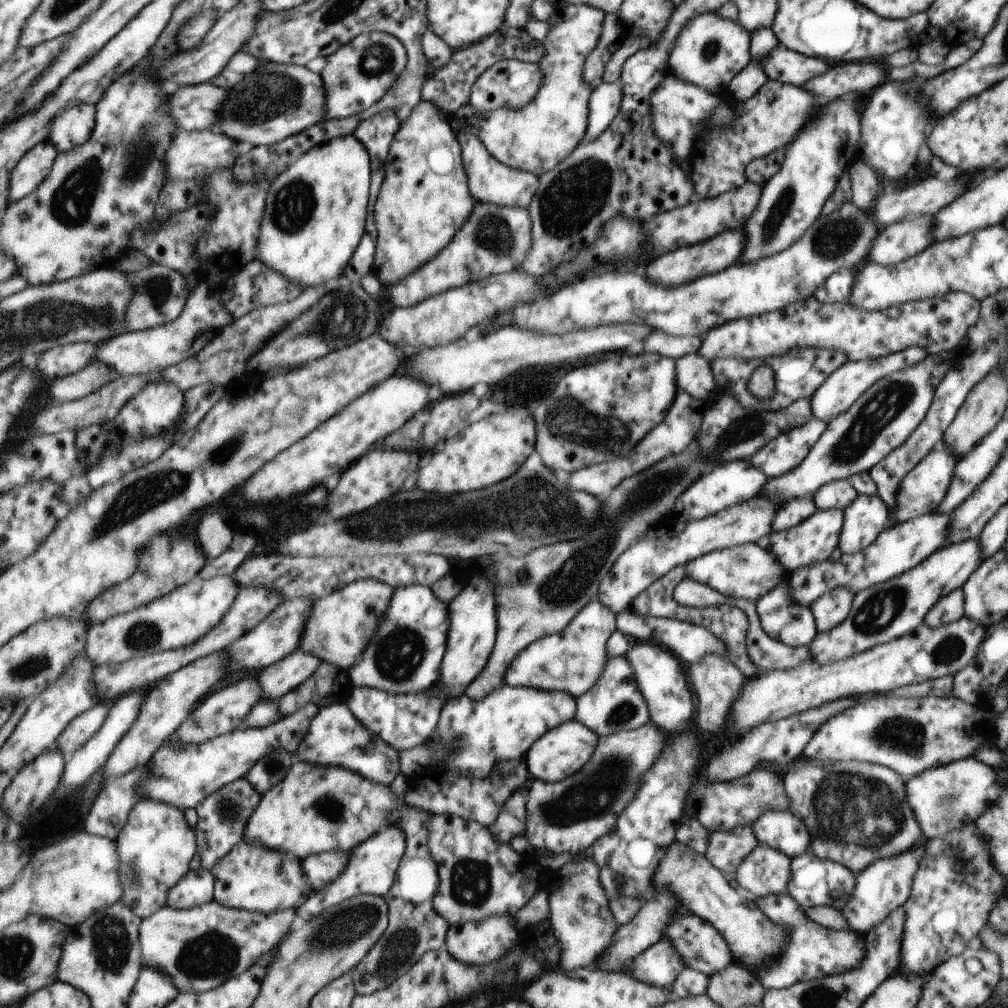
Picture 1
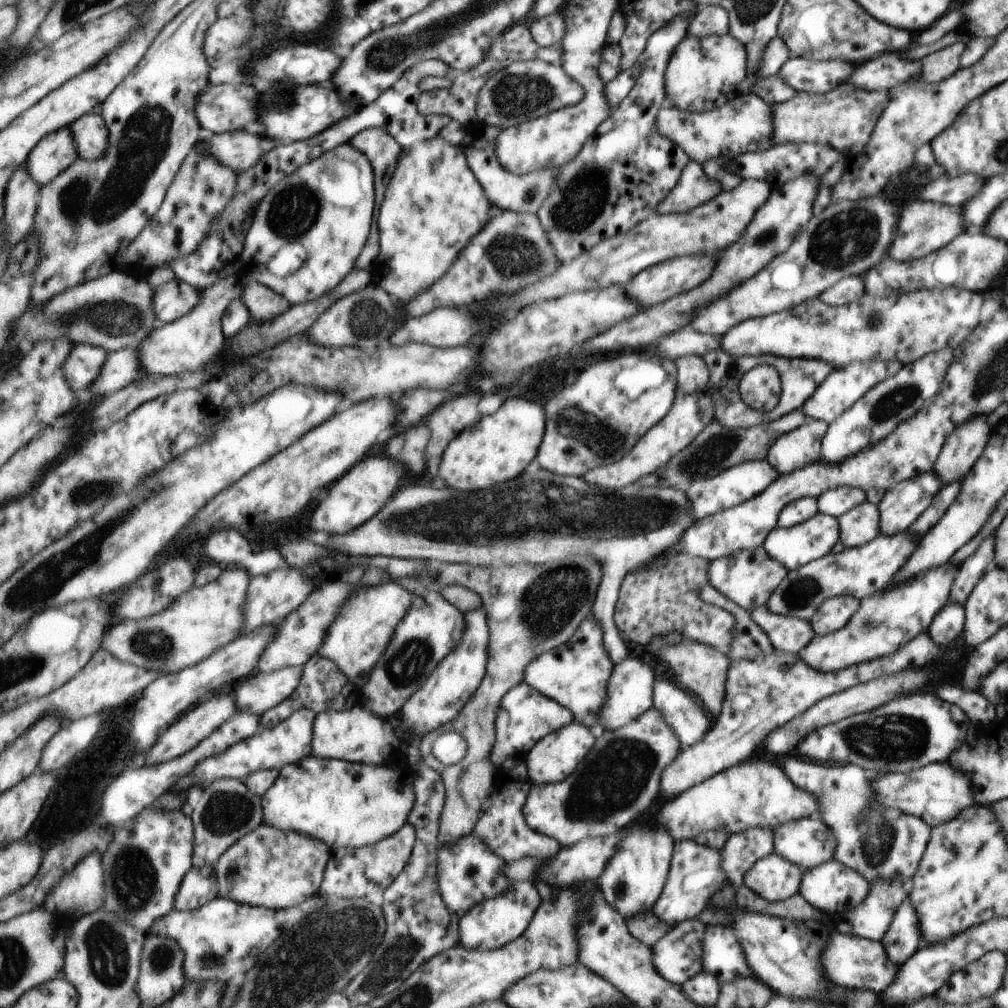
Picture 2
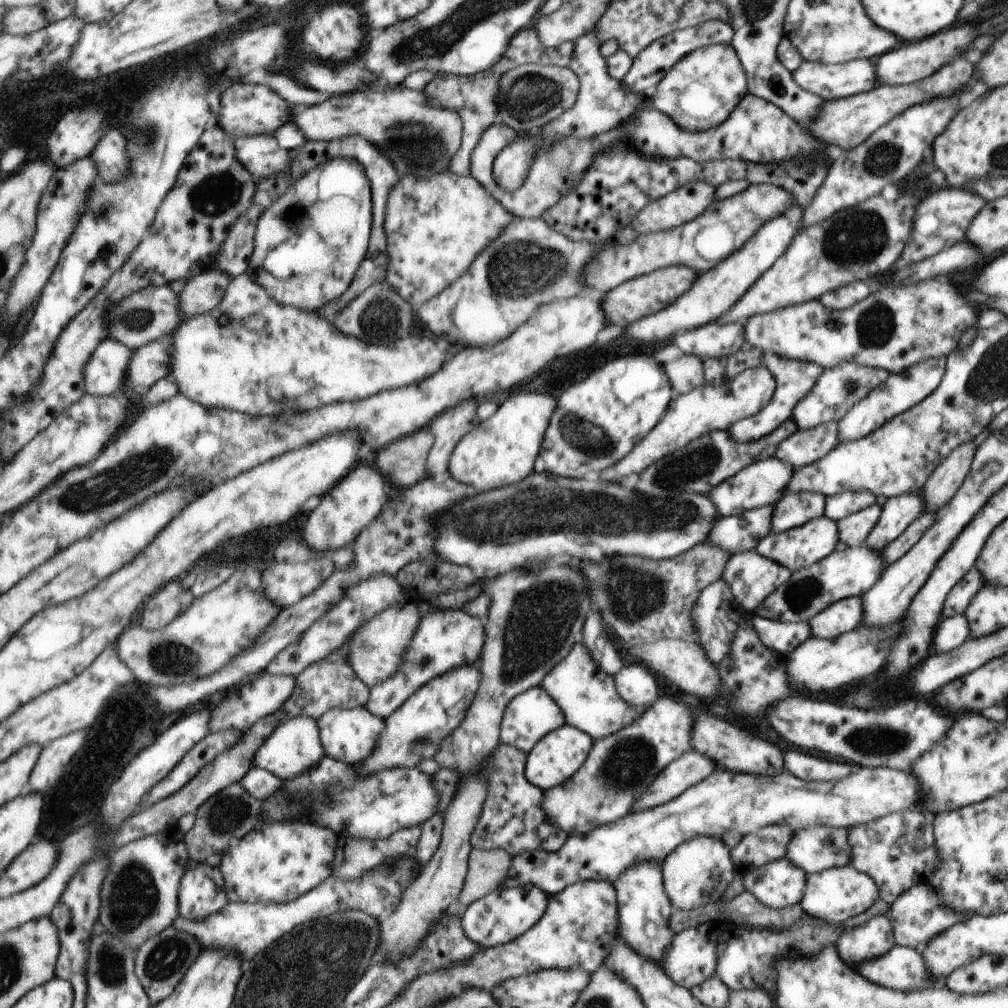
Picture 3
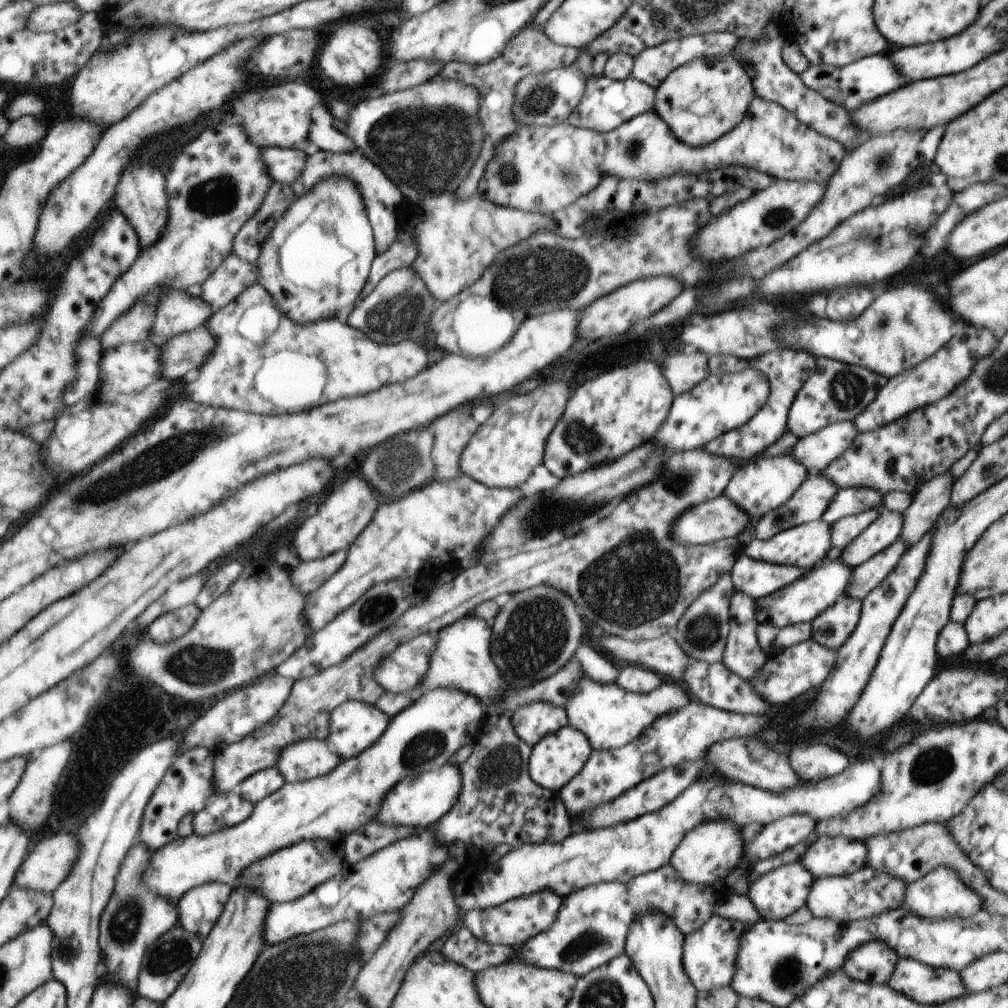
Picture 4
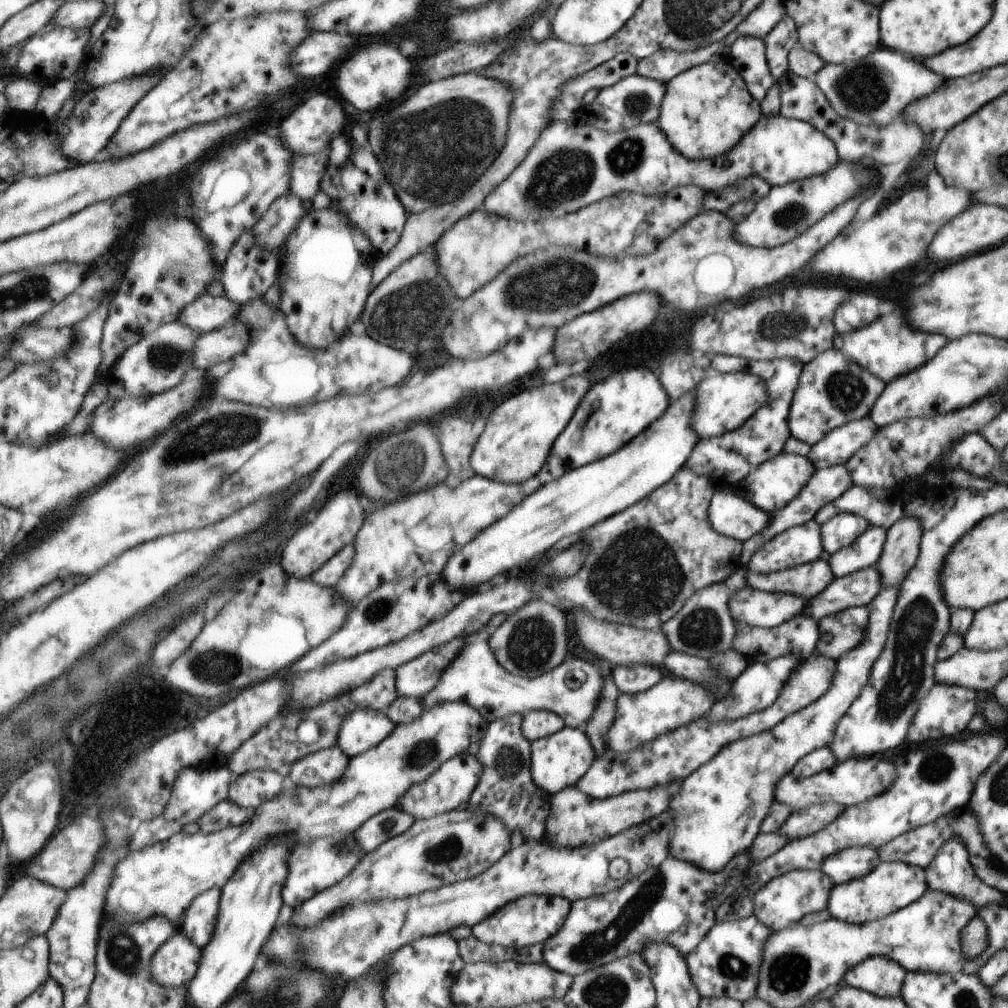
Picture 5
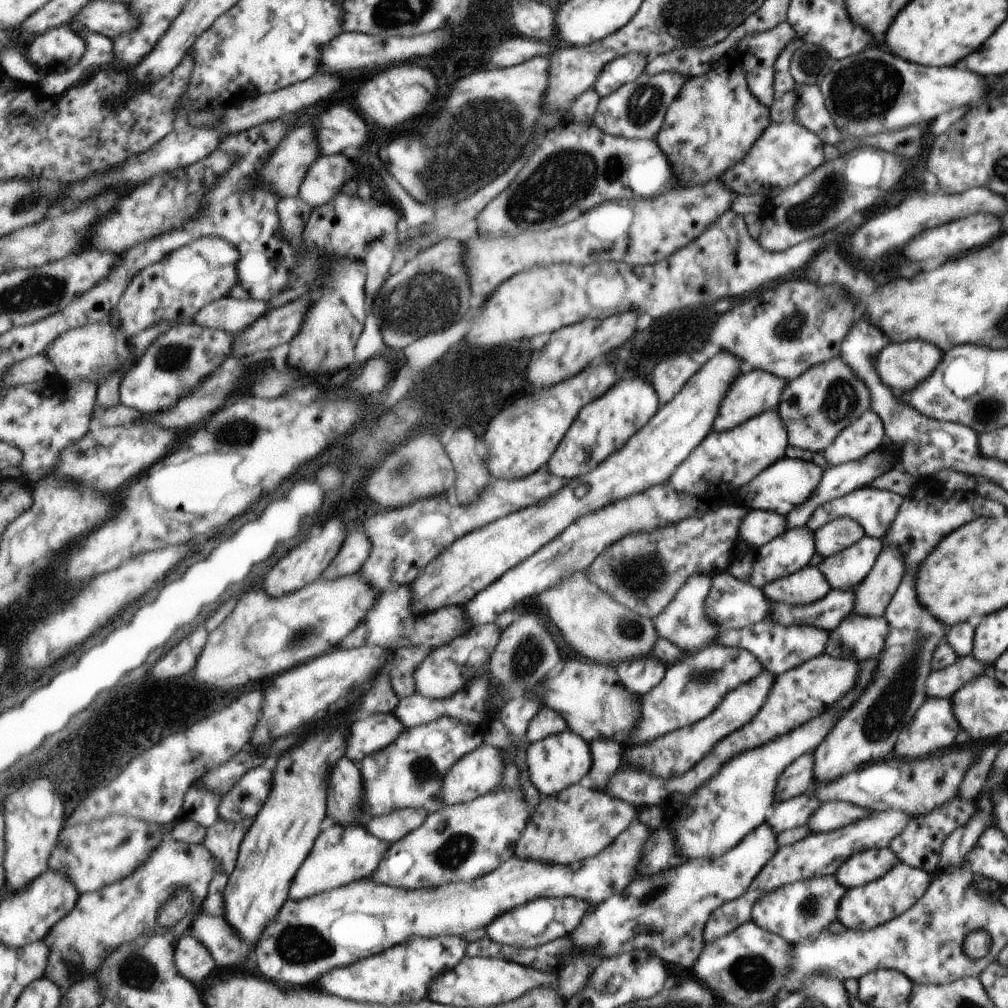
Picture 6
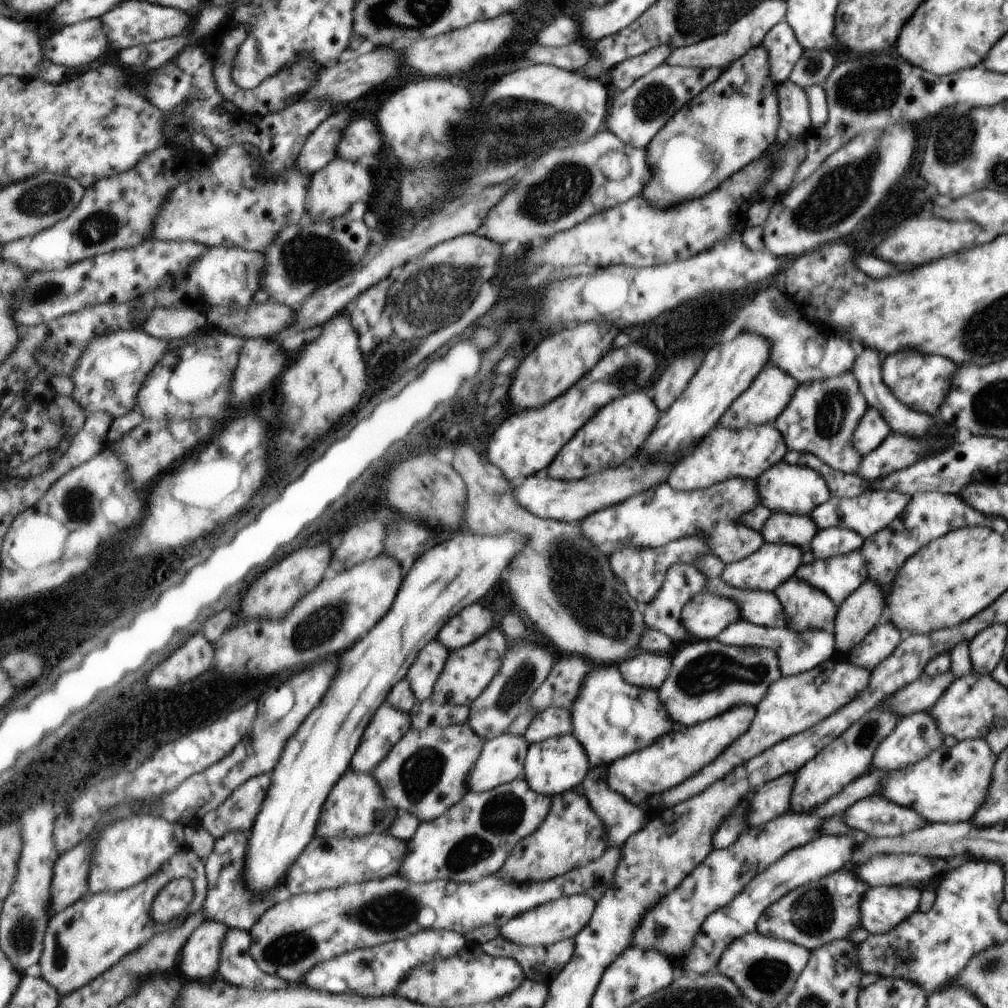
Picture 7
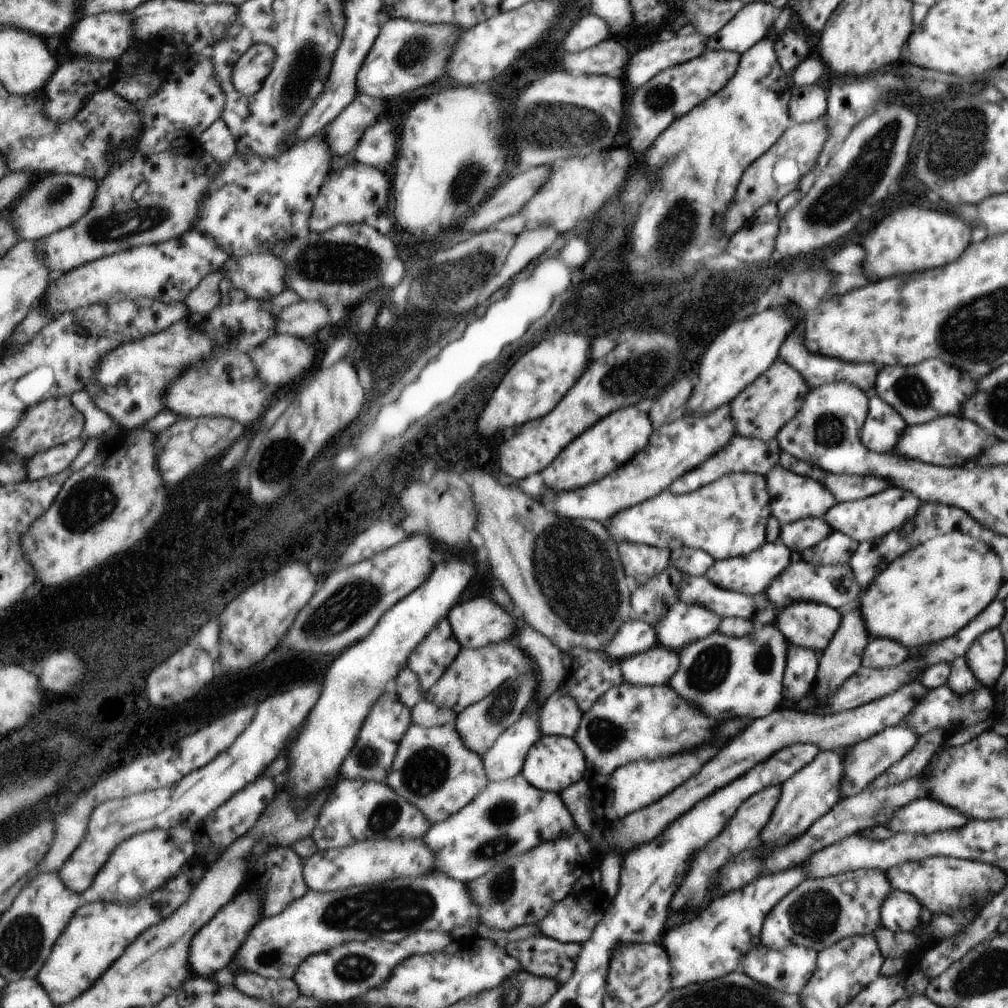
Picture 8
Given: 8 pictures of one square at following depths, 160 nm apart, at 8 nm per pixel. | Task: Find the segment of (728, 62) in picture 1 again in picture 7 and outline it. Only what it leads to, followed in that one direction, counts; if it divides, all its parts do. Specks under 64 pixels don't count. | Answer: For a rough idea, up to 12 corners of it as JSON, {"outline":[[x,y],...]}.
{"outline":[[761,44],[646,146],[639,196],[669,209],[715,190],[775,140]]}

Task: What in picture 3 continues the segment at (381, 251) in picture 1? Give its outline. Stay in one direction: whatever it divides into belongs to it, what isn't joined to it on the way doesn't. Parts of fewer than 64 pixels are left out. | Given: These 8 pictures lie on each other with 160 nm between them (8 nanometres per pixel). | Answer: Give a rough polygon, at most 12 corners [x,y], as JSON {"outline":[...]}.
{"outline":[[405,176],[386,280],[416,308],[517,218],[476,178]]}

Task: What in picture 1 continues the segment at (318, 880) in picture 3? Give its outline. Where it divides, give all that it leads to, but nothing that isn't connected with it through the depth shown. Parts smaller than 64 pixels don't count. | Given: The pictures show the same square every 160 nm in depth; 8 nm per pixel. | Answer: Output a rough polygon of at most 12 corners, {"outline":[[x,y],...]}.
{"outline":[[243,842],[211,871],[214,901],[271,914],[314,893],[303,860]]}

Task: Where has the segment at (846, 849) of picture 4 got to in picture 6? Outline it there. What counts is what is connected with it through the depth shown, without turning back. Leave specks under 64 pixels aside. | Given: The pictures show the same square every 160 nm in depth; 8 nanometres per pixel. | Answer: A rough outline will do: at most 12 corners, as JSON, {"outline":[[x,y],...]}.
{"outline":[[889,846],[843,861],[834,875],[849,890],[877,881],[898,862]]}

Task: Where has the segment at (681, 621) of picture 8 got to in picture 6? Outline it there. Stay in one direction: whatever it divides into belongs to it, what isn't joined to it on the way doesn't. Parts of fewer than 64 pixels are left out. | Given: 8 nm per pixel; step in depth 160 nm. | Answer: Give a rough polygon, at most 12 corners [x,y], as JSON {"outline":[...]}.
{"outline":[[715,573],[704,613],[719,630],[770,614],[762,589]]}

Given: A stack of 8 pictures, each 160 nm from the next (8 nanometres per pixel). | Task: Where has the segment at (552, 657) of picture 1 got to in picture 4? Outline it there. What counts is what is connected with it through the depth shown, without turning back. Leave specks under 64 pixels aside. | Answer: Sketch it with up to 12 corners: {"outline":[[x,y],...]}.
{"outline":[[585,674],[567,698],[569,725],[595,750],[635,741],[692,696],[663,682],[633,694]]}

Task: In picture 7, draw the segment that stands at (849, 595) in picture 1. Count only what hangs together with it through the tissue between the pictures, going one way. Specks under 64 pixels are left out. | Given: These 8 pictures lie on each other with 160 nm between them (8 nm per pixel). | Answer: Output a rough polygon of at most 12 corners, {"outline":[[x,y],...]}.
{"outline":[[879,624],[844,655],[870,671],[894,652],[902,636]]}

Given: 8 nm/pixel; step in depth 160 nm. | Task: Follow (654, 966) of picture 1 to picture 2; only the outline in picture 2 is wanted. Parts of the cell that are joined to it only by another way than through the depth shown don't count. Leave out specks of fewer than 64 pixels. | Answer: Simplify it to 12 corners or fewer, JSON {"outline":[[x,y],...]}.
{"outline":[[687,919],[652,947],[652,963],[682,985],[703,970],[706,925]]}

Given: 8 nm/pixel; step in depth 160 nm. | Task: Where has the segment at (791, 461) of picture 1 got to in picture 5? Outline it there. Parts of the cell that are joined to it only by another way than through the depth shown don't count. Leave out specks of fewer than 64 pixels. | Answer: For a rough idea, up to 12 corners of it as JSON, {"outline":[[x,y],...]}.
{"outline":[[868,416],[842,424],[807,452],[815,471],[844,465],[874,438]]}

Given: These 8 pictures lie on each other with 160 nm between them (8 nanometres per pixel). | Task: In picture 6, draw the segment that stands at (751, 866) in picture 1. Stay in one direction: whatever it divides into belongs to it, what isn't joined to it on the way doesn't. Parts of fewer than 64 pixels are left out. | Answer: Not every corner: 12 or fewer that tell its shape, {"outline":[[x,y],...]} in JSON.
{"outline":[[834,874],[764,895],[752,920],[790,944],[837,920]]}

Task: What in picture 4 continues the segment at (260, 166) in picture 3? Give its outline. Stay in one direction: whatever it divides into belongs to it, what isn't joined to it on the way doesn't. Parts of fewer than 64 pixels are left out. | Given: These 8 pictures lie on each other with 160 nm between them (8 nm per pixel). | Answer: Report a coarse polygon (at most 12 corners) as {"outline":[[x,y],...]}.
{"outline":[[265,147],[275,182],[289,187],[306,172],[302,150]]}

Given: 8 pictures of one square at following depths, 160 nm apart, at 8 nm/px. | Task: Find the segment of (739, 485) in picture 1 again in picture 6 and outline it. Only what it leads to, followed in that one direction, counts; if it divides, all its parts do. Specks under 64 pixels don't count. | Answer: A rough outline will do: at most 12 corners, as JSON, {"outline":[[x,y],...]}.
{"outline":[[784,456],[739,487],[784,518],[820,484],[819,464]]}

